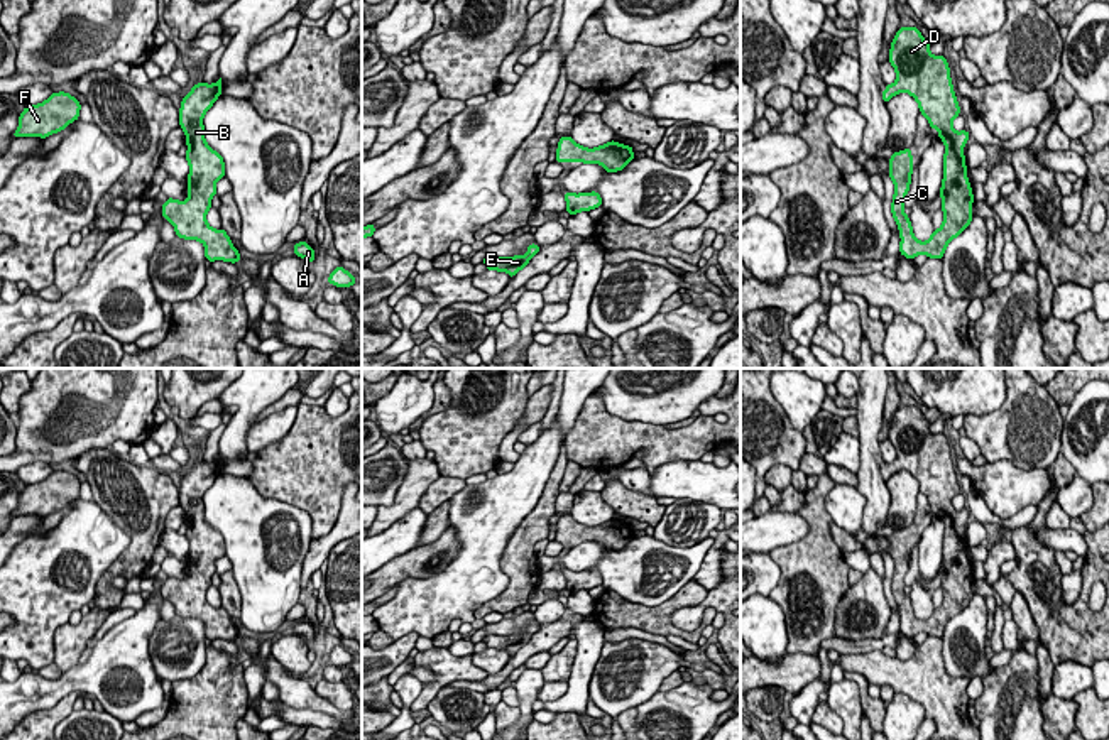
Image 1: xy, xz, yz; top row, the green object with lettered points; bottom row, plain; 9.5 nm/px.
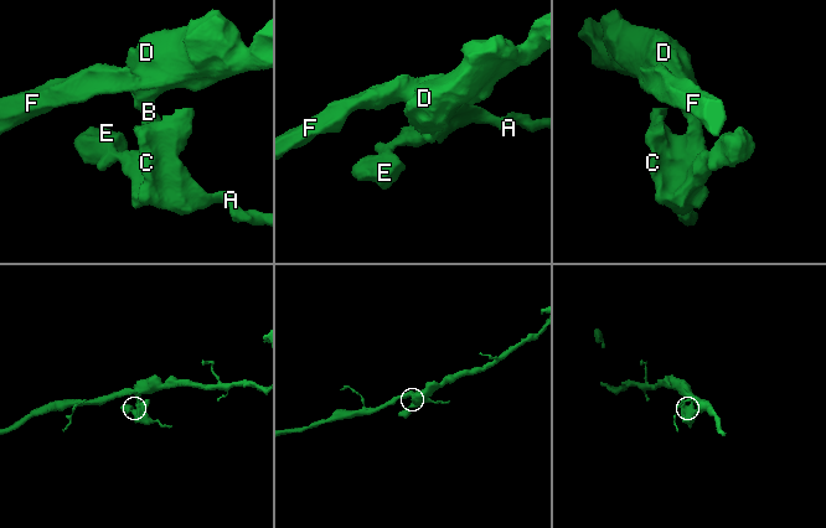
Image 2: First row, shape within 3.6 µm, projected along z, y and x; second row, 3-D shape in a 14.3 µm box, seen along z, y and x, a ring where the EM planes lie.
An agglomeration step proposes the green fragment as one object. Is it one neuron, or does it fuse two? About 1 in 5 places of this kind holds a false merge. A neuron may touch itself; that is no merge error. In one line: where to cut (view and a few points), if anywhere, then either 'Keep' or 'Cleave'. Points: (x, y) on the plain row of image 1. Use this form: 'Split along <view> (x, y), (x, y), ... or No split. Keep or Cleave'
No split. Keep

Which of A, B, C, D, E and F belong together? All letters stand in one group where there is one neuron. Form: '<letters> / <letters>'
A B C D E F

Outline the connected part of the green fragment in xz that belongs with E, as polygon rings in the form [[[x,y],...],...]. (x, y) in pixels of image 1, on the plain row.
[[[531,622],[527,625],[526,634],[516,634],[516,635],[485,635],[482,642],[487,644],[487,649],[499,649],[507,650],[509,656],[514,656],[521,647],[524,647],[531,635],[536,634],[541,627],[536,622]]]

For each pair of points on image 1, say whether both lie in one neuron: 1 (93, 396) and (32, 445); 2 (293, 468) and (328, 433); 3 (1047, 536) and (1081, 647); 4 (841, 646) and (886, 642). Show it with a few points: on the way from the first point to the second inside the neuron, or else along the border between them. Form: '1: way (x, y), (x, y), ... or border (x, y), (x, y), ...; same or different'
1: way (73, 391), (63, 392), (38, 424); same
2: way (301, 460), (320, 441); same
3: border (1042, 526), (1037, 539), (1055, 551); different
4: way (852, 646), (874, 644); same

